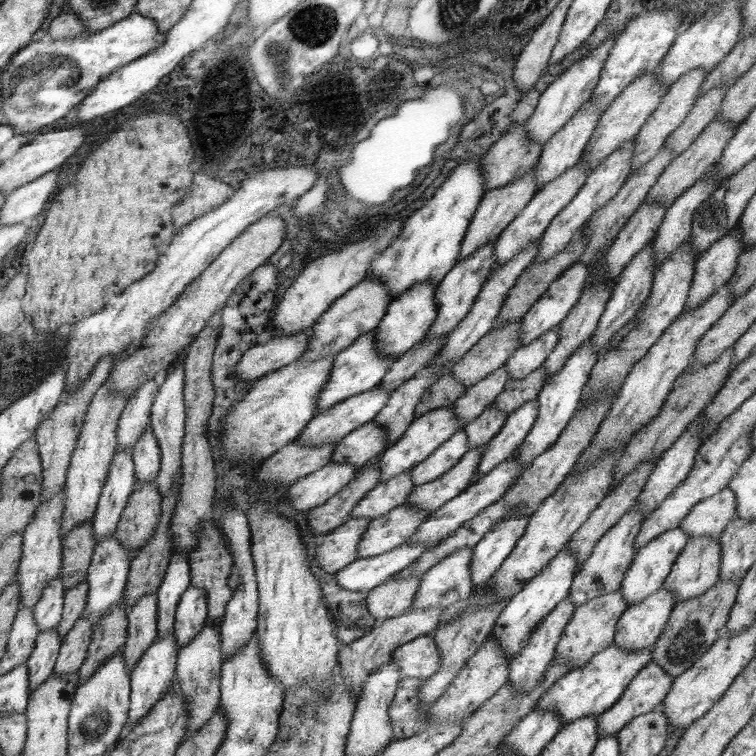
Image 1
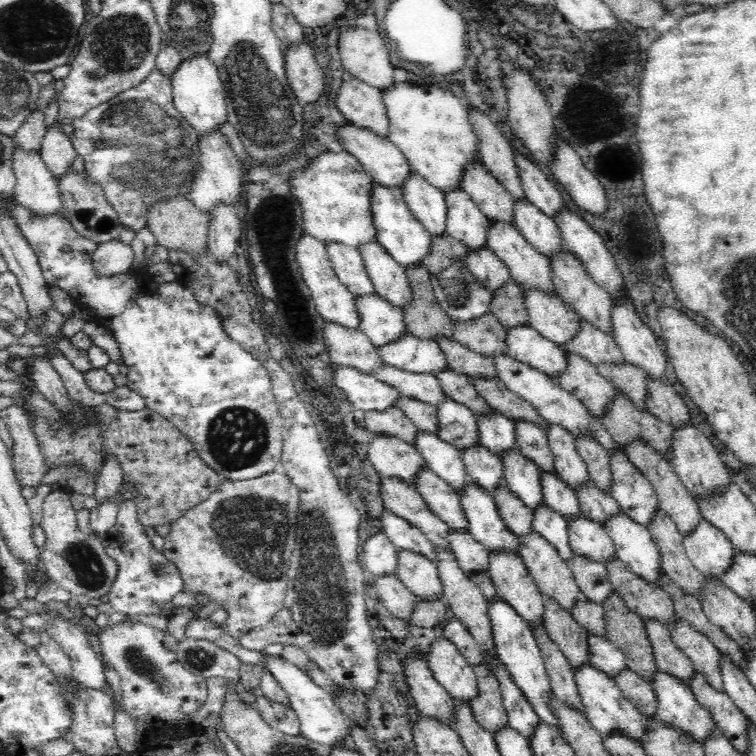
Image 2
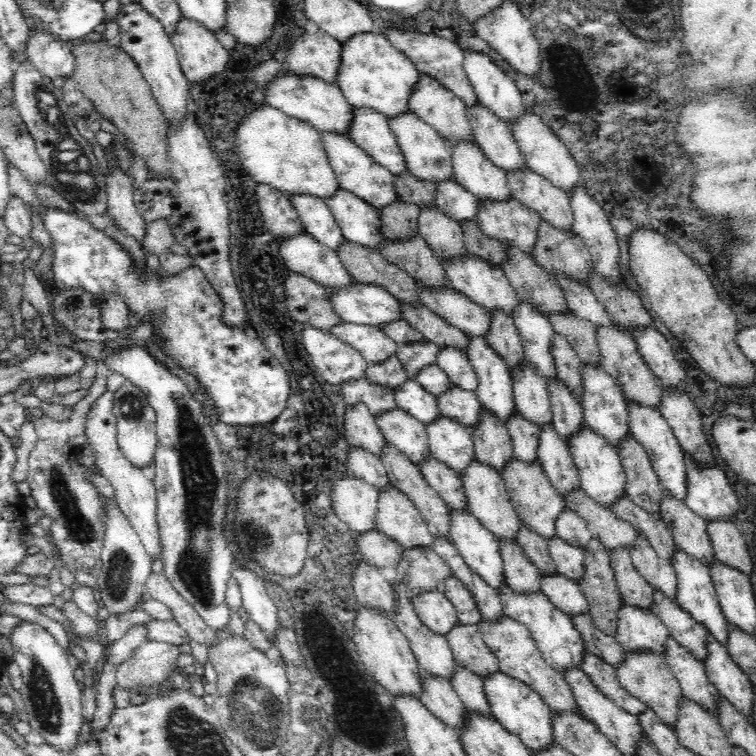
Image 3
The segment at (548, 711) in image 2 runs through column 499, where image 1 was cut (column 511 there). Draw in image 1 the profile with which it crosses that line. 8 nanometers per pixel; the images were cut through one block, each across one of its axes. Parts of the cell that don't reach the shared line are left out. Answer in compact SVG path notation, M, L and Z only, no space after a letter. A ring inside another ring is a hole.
M566 544L562 553L552 560L542 573L538 574L528 584L524 584L516 596L510 597L508 604L500 612L500 616L491 631L491 634L496 637L496 641L502 647L502 651L506 651L508 660L512 659L520 649L524 649L534 627L546 618L560 601L568 597L576 570L577 557L573 554L569 544Z

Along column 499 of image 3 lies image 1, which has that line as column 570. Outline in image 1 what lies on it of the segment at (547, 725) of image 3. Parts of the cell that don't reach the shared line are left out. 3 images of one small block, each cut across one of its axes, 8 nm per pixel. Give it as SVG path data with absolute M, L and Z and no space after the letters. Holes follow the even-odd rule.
M616 644L610 645L603 652L592 657L589 664L584 667L568 671L564 677L555 682L540 698L537 710L556 711L560 715L562 726L572 724L572 721L592 714L607 712L612 705L620 701L631 681L638 676L644 666L650 665L652 660L652 647L644 649L620 649Z

